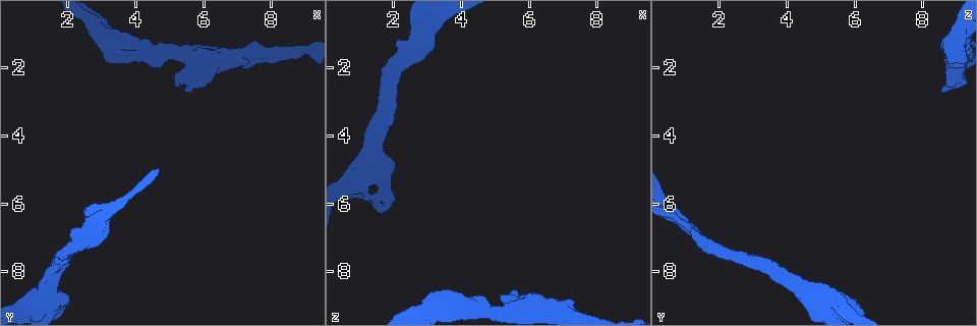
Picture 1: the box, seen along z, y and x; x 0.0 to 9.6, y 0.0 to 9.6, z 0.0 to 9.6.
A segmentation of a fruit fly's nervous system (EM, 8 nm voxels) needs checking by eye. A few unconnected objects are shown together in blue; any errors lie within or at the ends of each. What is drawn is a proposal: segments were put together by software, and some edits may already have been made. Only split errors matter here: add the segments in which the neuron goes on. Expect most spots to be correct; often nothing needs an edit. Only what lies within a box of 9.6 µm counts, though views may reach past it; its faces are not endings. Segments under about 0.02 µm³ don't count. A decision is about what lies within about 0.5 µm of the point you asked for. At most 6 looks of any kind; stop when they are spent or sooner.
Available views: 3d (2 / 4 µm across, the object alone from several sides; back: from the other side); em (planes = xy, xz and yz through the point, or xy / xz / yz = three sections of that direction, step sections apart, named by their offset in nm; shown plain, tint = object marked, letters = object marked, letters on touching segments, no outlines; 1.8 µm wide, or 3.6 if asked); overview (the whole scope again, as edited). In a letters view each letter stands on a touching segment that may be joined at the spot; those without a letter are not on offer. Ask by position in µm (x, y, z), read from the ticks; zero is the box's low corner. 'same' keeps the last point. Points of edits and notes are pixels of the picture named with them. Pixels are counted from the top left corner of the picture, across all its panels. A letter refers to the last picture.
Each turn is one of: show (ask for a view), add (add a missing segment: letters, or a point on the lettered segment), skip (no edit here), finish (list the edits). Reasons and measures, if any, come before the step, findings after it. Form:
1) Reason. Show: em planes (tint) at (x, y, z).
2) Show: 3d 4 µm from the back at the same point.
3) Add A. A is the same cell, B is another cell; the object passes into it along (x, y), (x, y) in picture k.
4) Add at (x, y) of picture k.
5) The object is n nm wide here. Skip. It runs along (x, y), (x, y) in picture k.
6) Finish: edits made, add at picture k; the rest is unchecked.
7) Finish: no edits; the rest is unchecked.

Free end. Show: 3d 4 µm at (5.25, 2.60, 8.75).

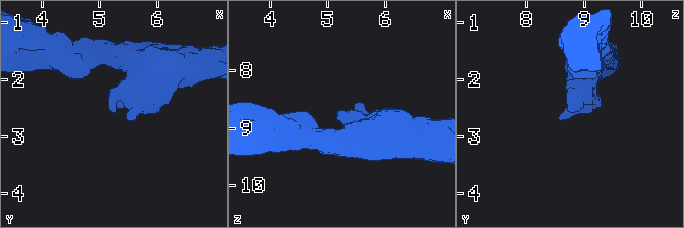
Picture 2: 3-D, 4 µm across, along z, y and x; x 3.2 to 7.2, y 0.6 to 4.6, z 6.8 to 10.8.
Need the tissue. Show: em yz step 16 (tint) at (5.20, 2.60, 8.75).

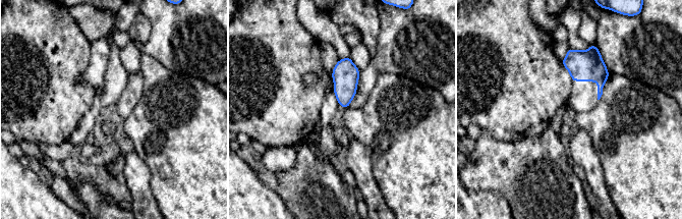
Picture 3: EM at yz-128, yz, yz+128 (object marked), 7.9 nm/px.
Cut it another way. Show: em xy step 8 (letters) at the same point.

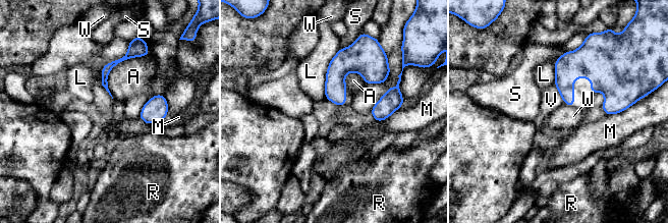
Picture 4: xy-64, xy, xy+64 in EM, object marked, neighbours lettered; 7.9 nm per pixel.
Skip. A, L, M, R, S, V and W are other cells; no lettered segment goes on from it.

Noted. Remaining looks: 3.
Abrupt turn. Show: em xz step 8 (tint) at (1.05, 9.00, 5.15).

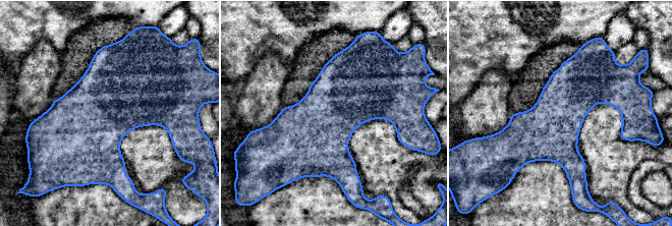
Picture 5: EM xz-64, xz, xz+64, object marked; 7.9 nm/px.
Cut it another way. Show: em planes (tint) at the same point.

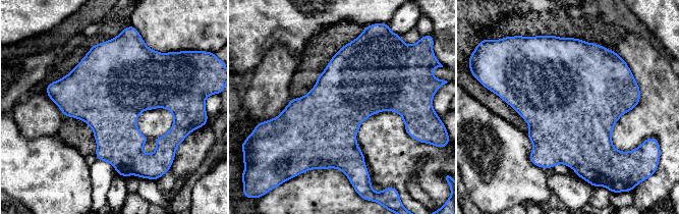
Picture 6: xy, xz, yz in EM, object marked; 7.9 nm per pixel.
Show: em planes (letters) at the same point.

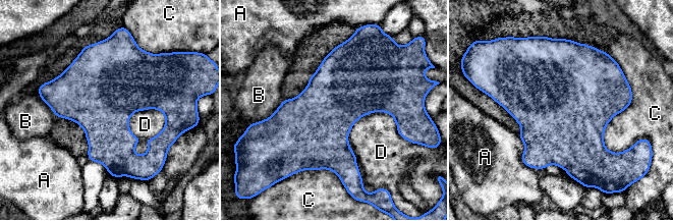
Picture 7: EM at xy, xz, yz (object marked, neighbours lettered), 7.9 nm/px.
The object is 500 nm wide here. Skip. A, B, C and D are other cells; a border runs along (390, 113), (353, 124), (356, 162) in picture 7; no lettered segment goes on from it.

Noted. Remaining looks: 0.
Finish: no edits; the rest is unchecked.

